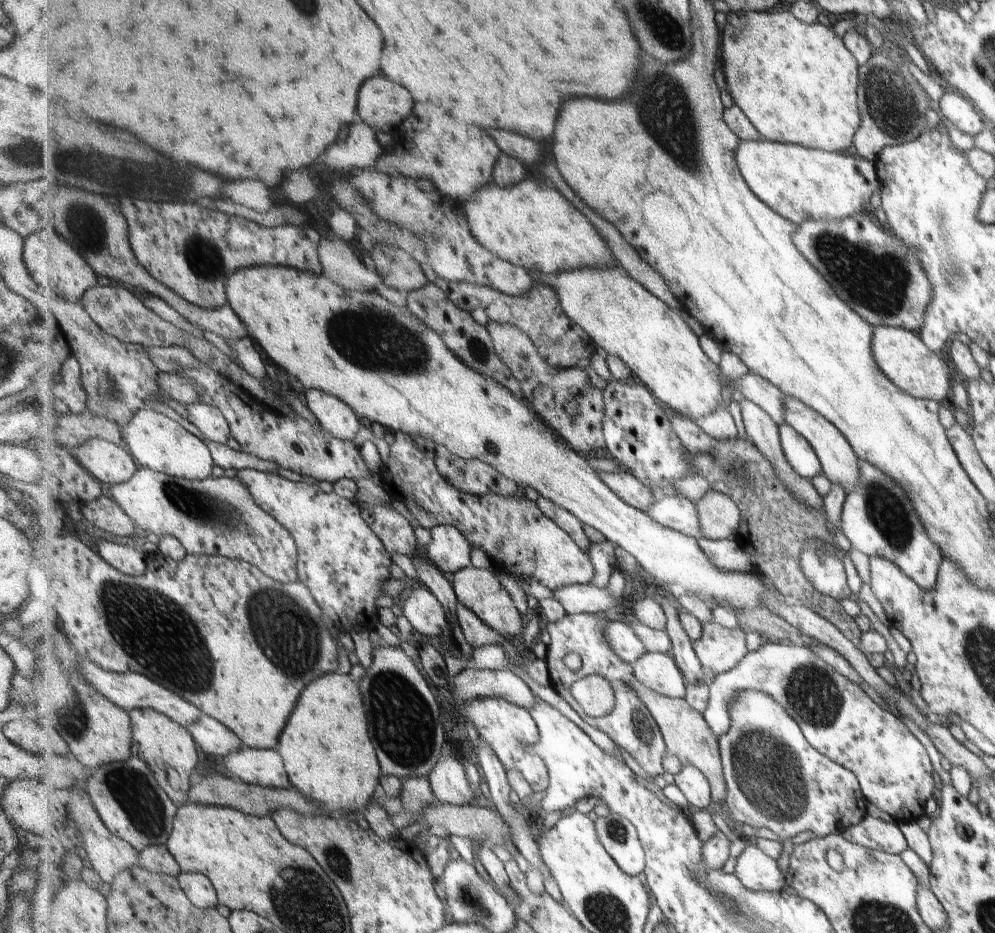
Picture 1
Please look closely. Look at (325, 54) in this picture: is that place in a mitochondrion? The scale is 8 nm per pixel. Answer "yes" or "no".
no

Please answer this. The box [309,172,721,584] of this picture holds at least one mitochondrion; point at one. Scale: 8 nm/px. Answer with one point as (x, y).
(375, 332)

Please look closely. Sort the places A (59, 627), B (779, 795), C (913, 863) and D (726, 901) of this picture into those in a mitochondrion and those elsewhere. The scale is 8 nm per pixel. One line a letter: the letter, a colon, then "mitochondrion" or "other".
A: other
B: mitochondrion
C: other
D: mitochondrion

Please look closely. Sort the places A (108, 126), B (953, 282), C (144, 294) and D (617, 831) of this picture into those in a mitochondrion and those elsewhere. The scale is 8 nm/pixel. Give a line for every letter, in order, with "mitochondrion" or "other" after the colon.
A: other
B: mitochondrion
C: other
D: mitochondrion

